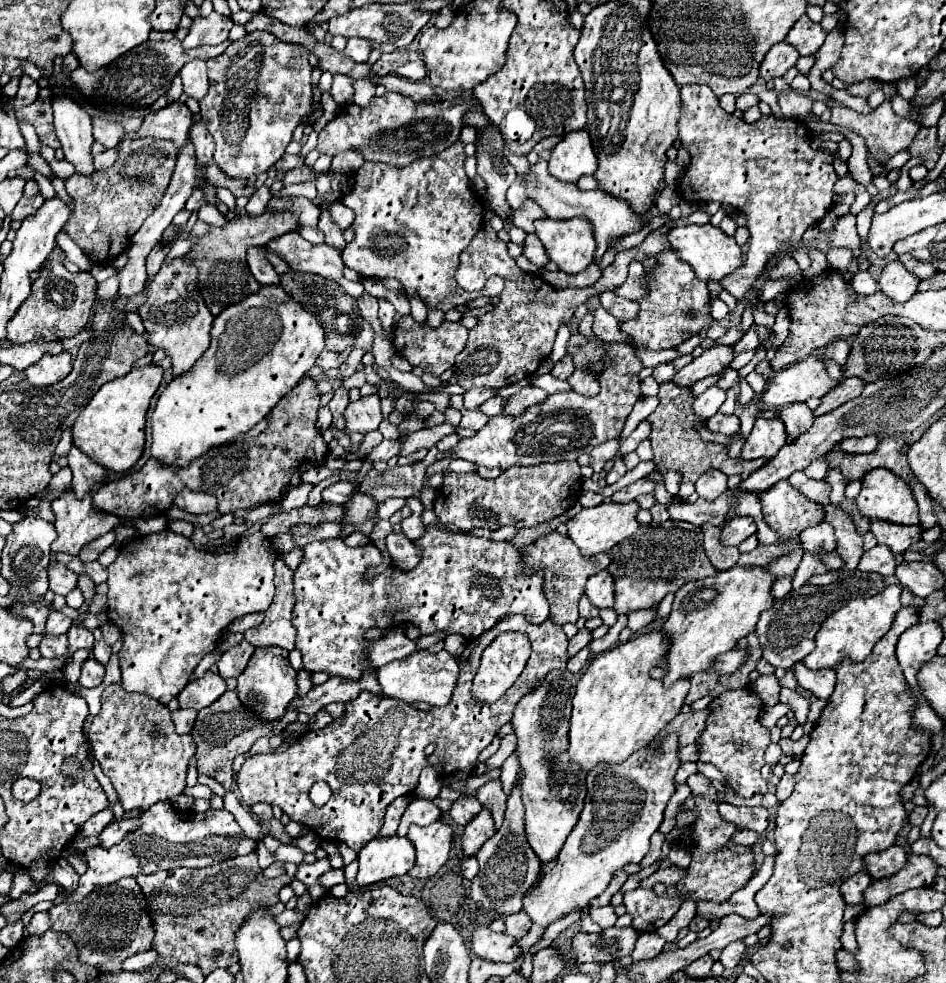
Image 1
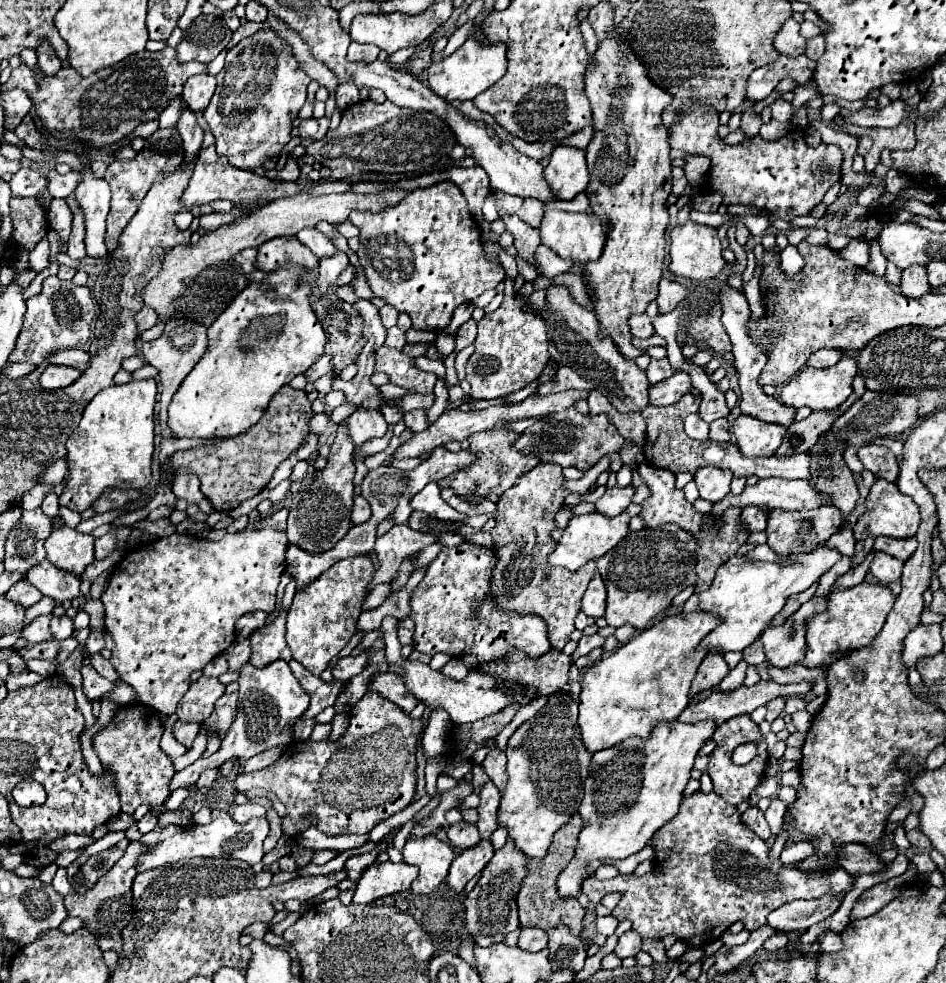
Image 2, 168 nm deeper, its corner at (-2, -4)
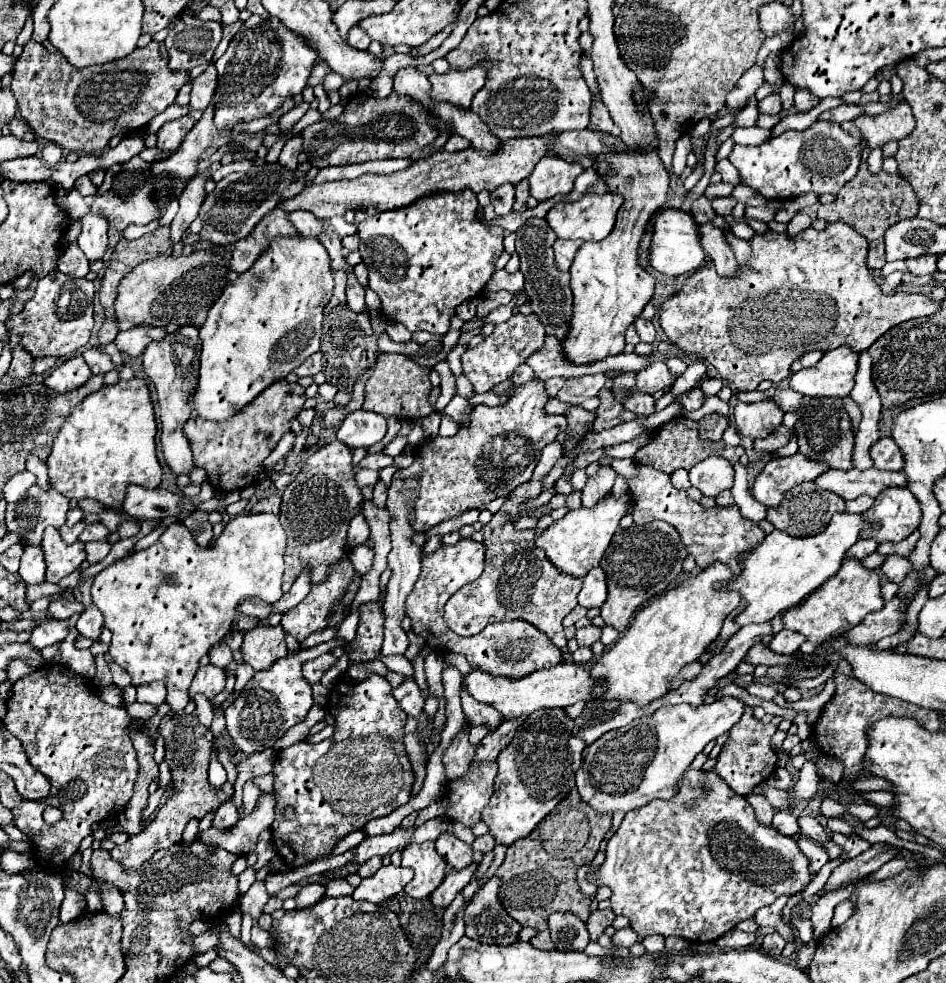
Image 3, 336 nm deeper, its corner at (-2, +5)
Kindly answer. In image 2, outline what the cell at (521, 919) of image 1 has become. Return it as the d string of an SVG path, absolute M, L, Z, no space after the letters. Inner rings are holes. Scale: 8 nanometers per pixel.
M521 929L521 937L519 937L519 947L523 951L531 951L531 953L537 953L537 951L543 951L547 947L547 933L541 931L541 929Z

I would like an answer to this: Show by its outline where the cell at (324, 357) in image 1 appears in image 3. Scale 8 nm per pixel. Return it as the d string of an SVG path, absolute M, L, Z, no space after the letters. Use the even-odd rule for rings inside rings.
M317 352L317 354L309 356L301 366L297 366L293 372L297 376L315 376L317 372L321 372L321 368L323 368L323 354Z

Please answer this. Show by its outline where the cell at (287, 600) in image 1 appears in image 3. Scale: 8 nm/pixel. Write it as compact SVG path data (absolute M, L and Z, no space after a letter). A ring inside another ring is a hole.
M263 626L245 632L241 654L245 664L255 670L267 670L275 660L287 656L285 630L281 626Z

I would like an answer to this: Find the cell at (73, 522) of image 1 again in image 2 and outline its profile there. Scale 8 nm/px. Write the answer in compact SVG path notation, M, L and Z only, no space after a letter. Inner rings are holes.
M61 525L45 543L47 561L65 573L81 577L85 567L95 561L93 541L95 539L91 535L83 535L67 525Z

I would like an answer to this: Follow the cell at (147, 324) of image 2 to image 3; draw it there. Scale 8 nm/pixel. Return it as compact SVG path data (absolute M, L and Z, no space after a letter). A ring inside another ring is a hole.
M133 326L131 330L119 332L117 338L115 338L115 344L123 354L139 356L139 354L143 354L145 346L151 340L161 340L163 336L165 336L163 328L157 328L157 326Z

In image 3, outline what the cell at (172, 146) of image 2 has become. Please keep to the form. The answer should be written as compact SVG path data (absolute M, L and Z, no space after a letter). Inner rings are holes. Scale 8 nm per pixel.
M183 116L179 120L165 122L157 130L157 148L163 152L163 158L171 156L183 144L183 138L187 136L187 132L191 130L193 124L195 124L195 120L191 116Z

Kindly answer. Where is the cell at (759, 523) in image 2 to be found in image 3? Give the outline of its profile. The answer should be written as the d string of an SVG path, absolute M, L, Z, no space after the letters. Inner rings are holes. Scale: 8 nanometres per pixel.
M793 454L781 460L771 460L757 476L751 494L757 502L765 504L767 508L775 508L783 502L787 490L795 488L797 484L815 480L825 470L827 470L825 464L811 462L801 454Z

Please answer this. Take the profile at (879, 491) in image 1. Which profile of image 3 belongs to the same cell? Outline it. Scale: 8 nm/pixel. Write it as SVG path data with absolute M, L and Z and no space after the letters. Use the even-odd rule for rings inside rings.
M889 486L861 516L865 522L877 522L879 528L861 530L859 538L899 542L917 530L921 520L921 506L919 500L909 492L909 488Z

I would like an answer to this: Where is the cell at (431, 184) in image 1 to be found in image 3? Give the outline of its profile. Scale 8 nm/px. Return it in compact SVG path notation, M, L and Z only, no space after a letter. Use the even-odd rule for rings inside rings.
M465 189L455 194L429 194L403 210L385 210L383 214L355 212L357 234L361 238L359 252L369 268L369 288L381 298L383 314L405 324L411 332L427 330L433 334L449 332L449 318L455 308L483 292L495 272L495 262L503 254L503 238L491 236L477 218L478 200L475 193Z

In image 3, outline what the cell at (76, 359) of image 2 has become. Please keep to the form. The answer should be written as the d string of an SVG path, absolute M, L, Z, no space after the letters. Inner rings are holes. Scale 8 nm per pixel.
M87 348L85 352L83 352L83 358L85 358L85 362L87 362L87 366L91 368L91 372L93 374L99 374L99 372L109 372L109 370L113 370L115 366L111 364L111 358L109 358L109 354L105 354L103 350L99 350L99 348Z

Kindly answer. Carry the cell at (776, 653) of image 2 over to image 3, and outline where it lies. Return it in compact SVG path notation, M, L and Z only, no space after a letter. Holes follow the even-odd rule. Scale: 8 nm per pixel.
M781 630L779 634L773 636L769 648L777 654L795 654L799 650L799 646L803 644L803 634L793 632L793 630Z

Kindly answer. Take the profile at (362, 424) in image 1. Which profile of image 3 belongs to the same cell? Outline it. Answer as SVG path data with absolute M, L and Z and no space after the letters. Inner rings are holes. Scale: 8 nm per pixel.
M355 410L339 426L337 438L351 448L369 448L387 434L387 420L383 414Z

